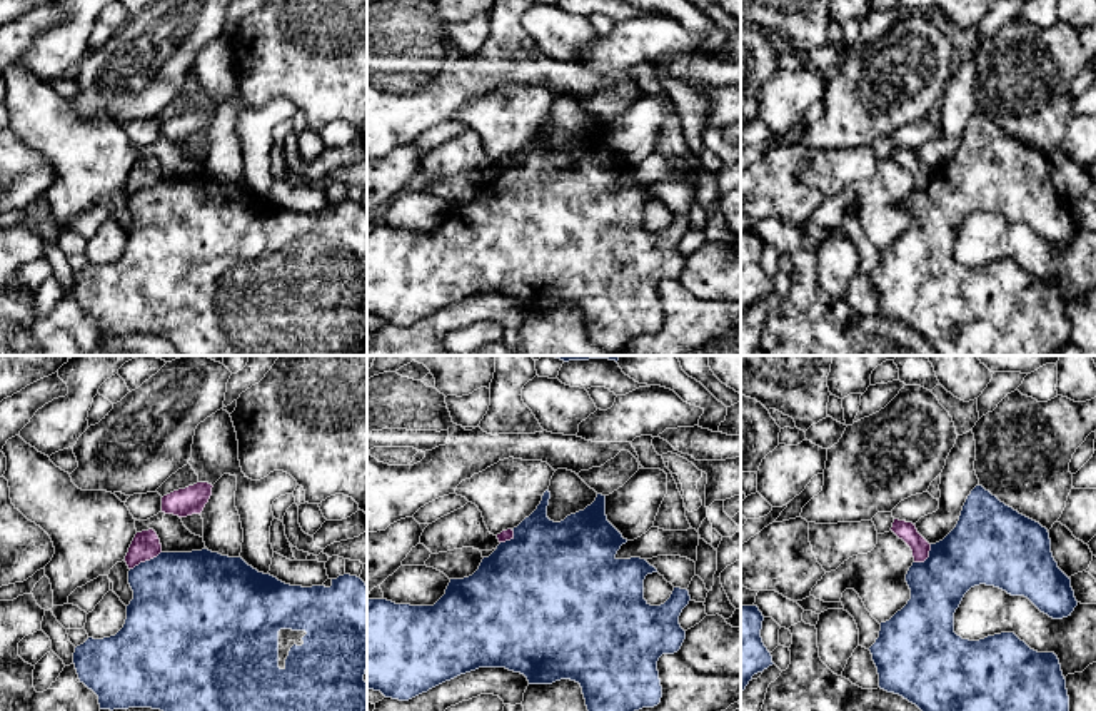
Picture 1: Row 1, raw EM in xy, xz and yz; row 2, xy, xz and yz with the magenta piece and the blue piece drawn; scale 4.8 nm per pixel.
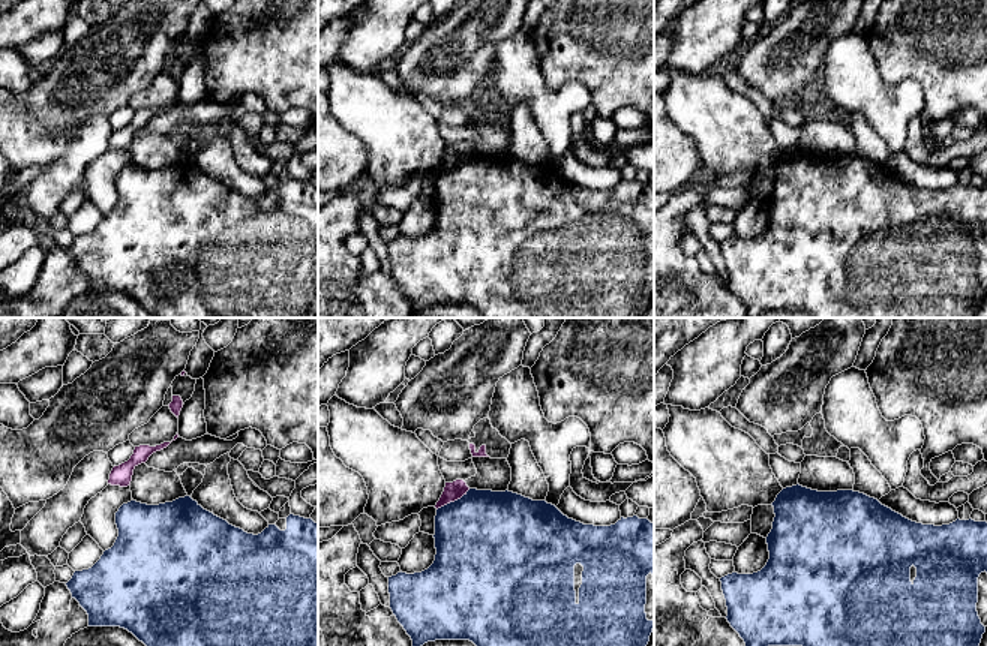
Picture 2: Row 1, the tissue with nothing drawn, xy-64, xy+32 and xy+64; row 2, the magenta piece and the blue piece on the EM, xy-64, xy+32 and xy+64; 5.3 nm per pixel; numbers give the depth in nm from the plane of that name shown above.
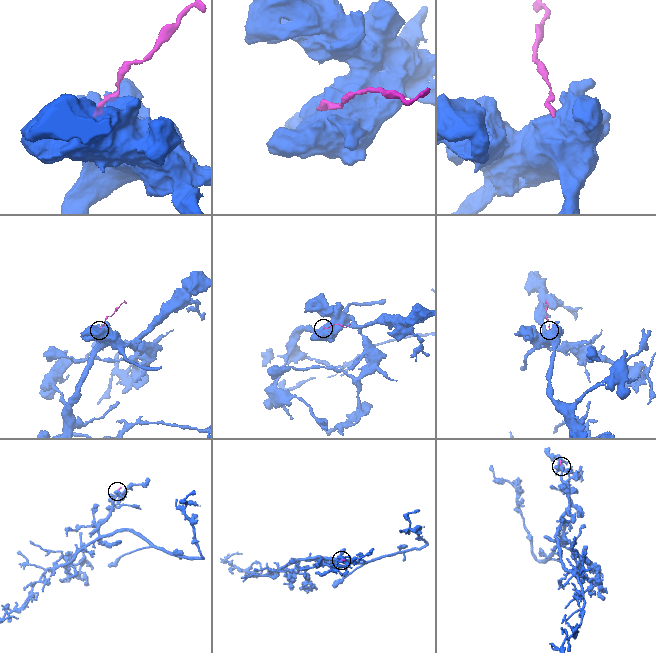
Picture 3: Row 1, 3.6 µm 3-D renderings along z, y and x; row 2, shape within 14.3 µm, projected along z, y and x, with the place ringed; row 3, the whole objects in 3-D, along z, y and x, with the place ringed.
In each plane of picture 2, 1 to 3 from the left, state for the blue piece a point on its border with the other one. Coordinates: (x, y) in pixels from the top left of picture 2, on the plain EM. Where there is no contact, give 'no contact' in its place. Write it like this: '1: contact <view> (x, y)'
1: no contact
2: contact xy+32 (453, 165)
3: no contact

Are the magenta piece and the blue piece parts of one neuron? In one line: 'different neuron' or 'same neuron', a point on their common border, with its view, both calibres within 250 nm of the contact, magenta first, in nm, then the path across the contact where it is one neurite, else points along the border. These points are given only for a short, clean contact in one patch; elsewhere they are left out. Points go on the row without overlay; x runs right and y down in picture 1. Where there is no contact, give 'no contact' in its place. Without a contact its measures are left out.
same neuron; meets magenta in xy at (145, 186); 140 nm thick on the magenta side, 440 nm on the other; runs through xy (145, 171), (145, 186), (152, 199), (179, 226)

